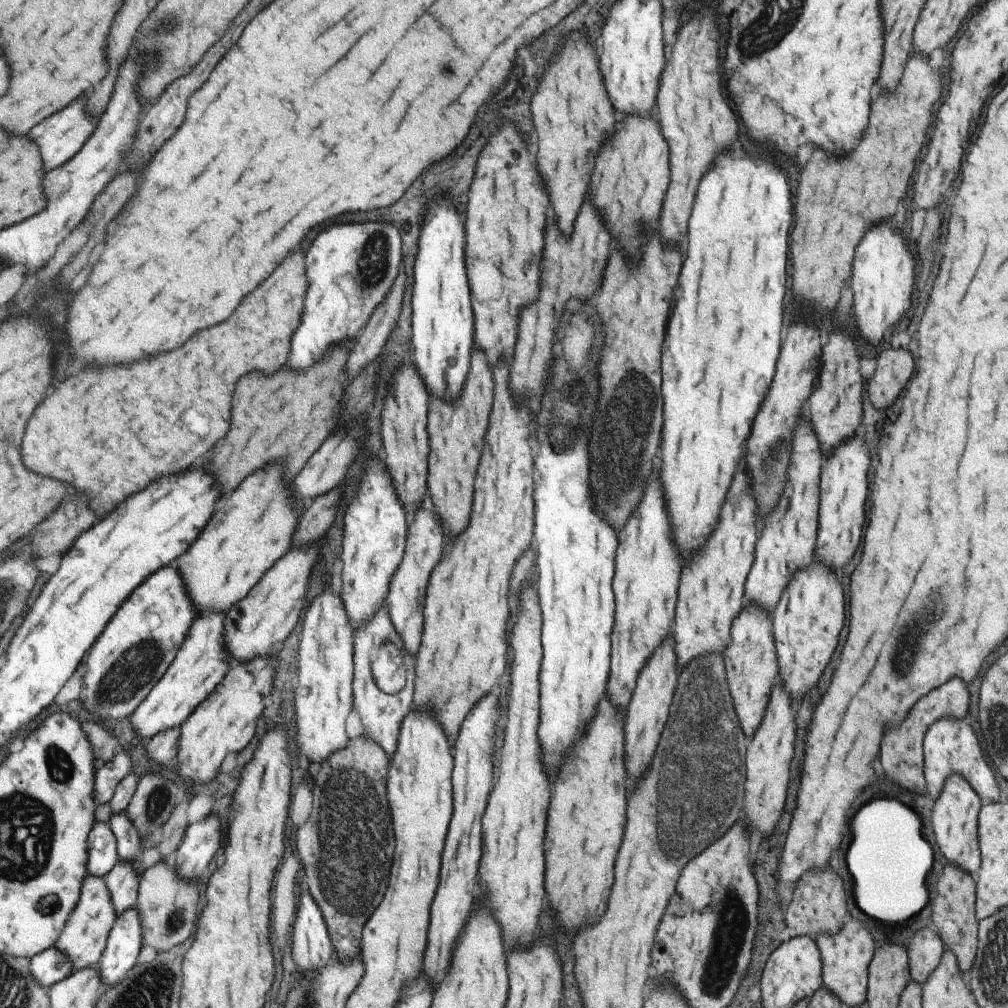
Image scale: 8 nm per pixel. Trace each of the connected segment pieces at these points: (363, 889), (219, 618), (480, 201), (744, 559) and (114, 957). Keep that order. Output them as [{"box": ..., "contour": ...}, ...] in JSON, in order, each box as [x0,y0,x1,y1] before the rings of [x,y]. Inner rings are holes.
[{"box":[297,735,393,963],"contour":[[[362,735],[348,739],[345,748],[329,755],[319,768],[311,772],[313,776],[313,806],[311,814],[301,828],[297,829],[297,854],[307,882],[307,892],[315,901],[325,923],[334,958],[341,963],[349,963],[360,954],[360,934],[362,926],[369,916],[369,908],[377,906],[385,890],[389,876],[391,852],[393,852],[393,834],[391,818],[386,797],[386,776],[388,761],[386,754]]]},{"box":[131,609,231,742],"contour":[[[203,609],[195,616],[171,664],[131,713],[131,725],[144,742],[159,731],[180,725],[221,682],[231,665],[230,654],[224,647],[225,618],[219,609]]]},{"box":[465,122,549,368],"contour":[[[509,122],[503,124],[497,136],[487,140],[487,148],[479,154],[475,176],[469,188],[469,202],[467,202],[467,222],[465,222],[465,266],[467,266],[467,282],[469,282],[469,296],[471,308],[475,318],[475,336],[473,346],[481,350],[487,358],[489,368],[499,360],[509,362],[513,356],[515,340],[517,338],[517,316],[521,306],[533,304],[539,292],[539,264],[525,264],[531,258],[541,258],[543,250],[543,228],[549,212],[547,194],[543,192],[541,180],[535,170],[529,166],[529,154],[513,130]]]},{"box":[673,466,757,668],"contour":[[[741,466],[737,468],[731,488],[727,492],[727,500],[723,502],[723,508],[719,512],[719,524],[715,532],[711,532],[703,552],[687,564],[687,568],[681,568],[679,576],[679,592],[677,592],[677,604],[675,604],[675,618],[673,618],[673,652],[677,658],[677,668],[683,668],[689,664],[689,660],[705,656],[705,654],[719,654],[721,650],[726,650],[730,641],[730,626],[732,620],[743,608],[743,582],[745,576],[751,568],[753,562],[753,546],[757,540],[757,528],[755,528],[755,504],[747,486],[747,474],[743,474]]]},{"box":[97,906,142,987],"contour":[[[135,906],[116,916],[97,962],[100,979],[107,987],[118,983],[135,964],[142,947],[140,916]]]}]

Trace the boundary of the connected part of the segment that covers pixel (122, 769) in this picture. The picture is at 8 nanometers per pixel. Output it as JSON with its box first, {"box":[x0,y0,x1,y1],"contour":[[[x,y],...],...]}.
{"box":[94,748,131,806],"contour":[[[118,748],[115,754],[94,774],[96,806],[110,800],[119,781],[131,770],[131,756],[124,749]]]}

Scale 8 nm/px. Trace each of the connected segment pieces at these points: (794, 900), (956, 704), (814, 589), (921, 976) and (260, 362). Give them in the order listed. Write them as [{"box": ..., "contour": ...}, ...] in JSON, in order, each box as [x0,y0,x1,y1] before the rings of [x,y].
[{"box":[784,870,848,942],"contour":[[[829,870],[805,872],[795,884],[790,903],[785,906],[784,919],[790,938],[806,936],[815,942],[818,935],[833,936],[848,918],[845,892],[841,880]]]},{"box":[879,678,968,798],"contour":[[[951,678],[935,690],[931,690],[927,696],[923,696],[923,700],[919,700],[915,704],[915,708],[911,708],[911,712],[907,714],[903,724],[885,732],[883,744],[881,744],[881,750],[879,750],[879,754],[881,754],[879,764],[883,766],[885,778],[889,778],[893,784],[901,786],[907,792],[915,792],[915,794],[923,792],[923,798],[925,798],[924,774],[922,771],[923,737],[926,735],[927,729],[936,720],[943,717],[950,717],[951,719],[965,718],[968,701],[966,687],[967,685],[964,685],[960,678]]]},{"box":[770,559,843,700],"contour":[[[816,559],[787,583],[770,614],[770,621],[779,682],[793,700],[809,692],[825,670],[837,646],[839,630],[843,628],[843,614],[843,592],[835,576],[817,564]]]},{"box":[907,924,944,986],"contour":[[[932,924],[916,930],[907,949],[909,980],[922,986],[939,964],[944,950]]]},{"box":[21,250,307,512],"contour":[[[295,250],[275,268],[275,272],[271,272],[271,276],[267,276],[267,280],[263,280],[263,284],[259,284],[253,292],[249,292],[241,300],[241,304],[233,310],[233,314],[227,320],[223,320],[221,324],[215,324],[211,328],[203,328],[203,330],[195,332],[187,342],[183,342],[183,346],[179,346],[175,350],[169,350],[169,352],[159,352],[159,354],[147,356],[147,358],[143,358],[139,362],[131,362],[131,364],[115,364],[111,368],[109,366],[93,366],[93,368],[87,366],[87,368],[79,370],[75,376],[65,378],[63,382],[59,382],[53,388],[53,392],[35,408],[35,412],[27,420],[27,428],[25,428],[23,442],[21,442],[23,466],[31,468],[37,474],[51,476],[51,478],[73,484],[77,490],[81,490],[89,498],[89,504],[91,504],[91,508],[95,512],[105,512],[107,504],[115,506],[115,504],[123,502],[129,494],[139,492],[139,488],[147,486],[151,480],[155,480],[163,472],[169,472],[169,470],[179,470],[181,472],[183,468],[189,468],[189,464],[193,460],[203,456],[217,440],[221,440],[227,434],[227,430],[229,430],[229,404],[231,404],[235,382],[243,374],[247,374],[249,370],[257,368],[259,372],[271,374],[271,372],[275,372],[277,368],[281,368],[285,364],[287,350],[289,350],[289,338],[295,332],[295,328],[299,326],[299,316],[301,316],[305,292],[307,292],[307,278],[305,278],[305,266],[303,266],[303,252]]]}]

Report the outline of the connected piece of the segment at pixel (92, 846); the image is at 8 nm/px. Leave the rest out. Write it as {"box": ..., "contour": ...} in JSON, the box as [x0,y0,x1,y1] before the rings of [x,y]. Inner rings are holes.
{"box":[86,822,118,876],"contour":[[[95,822],[86,840],[86,876],[105,876],[118,861],[116,838],[108,823]]]}

